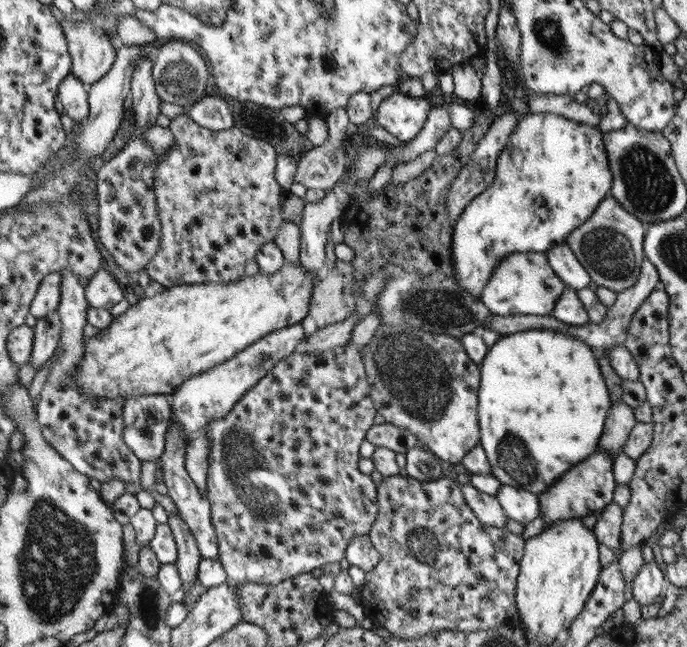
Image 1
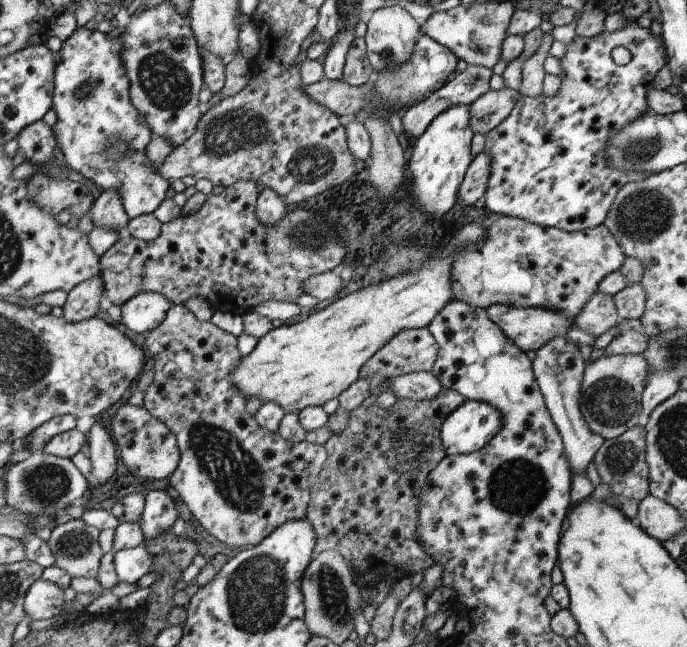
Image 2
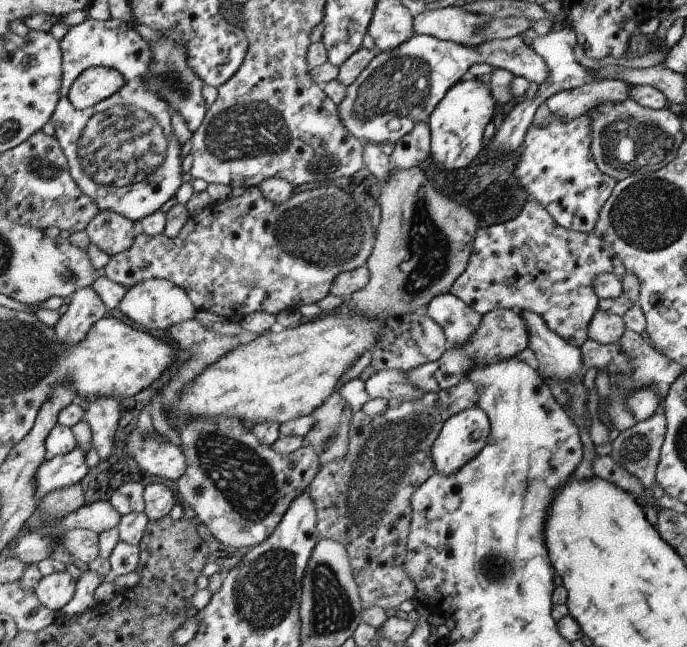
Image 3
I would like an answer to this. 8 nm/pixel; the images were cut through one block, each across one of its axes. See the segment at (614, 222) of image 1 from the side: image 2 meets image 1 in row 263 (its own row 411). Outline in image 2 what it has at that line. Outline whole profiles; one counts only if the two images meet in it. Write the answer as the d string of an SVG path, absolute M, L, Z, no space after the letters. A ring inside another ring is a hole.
M641 353L602 355L592 364L587 363L582 378L580 412L590 430L610 440L643 423L641 402L647 382L648 362Z

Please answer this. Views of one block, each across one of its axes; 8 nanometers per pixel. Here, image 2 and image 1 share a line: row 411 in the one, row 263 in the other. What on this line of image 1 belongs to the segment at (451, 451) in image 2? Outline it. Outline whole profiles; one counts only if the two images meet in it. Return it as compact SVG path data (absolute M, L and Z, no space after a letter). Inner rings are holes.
M530 113L518 121L506 146L497 158L494 180L462 212L452 227L452 263L458 285L481 299L482 289L494 267L510 253L546 252L561 245L567 236L584 224L596 206L610 195L612 171L599 128L579 123L562 115Z

